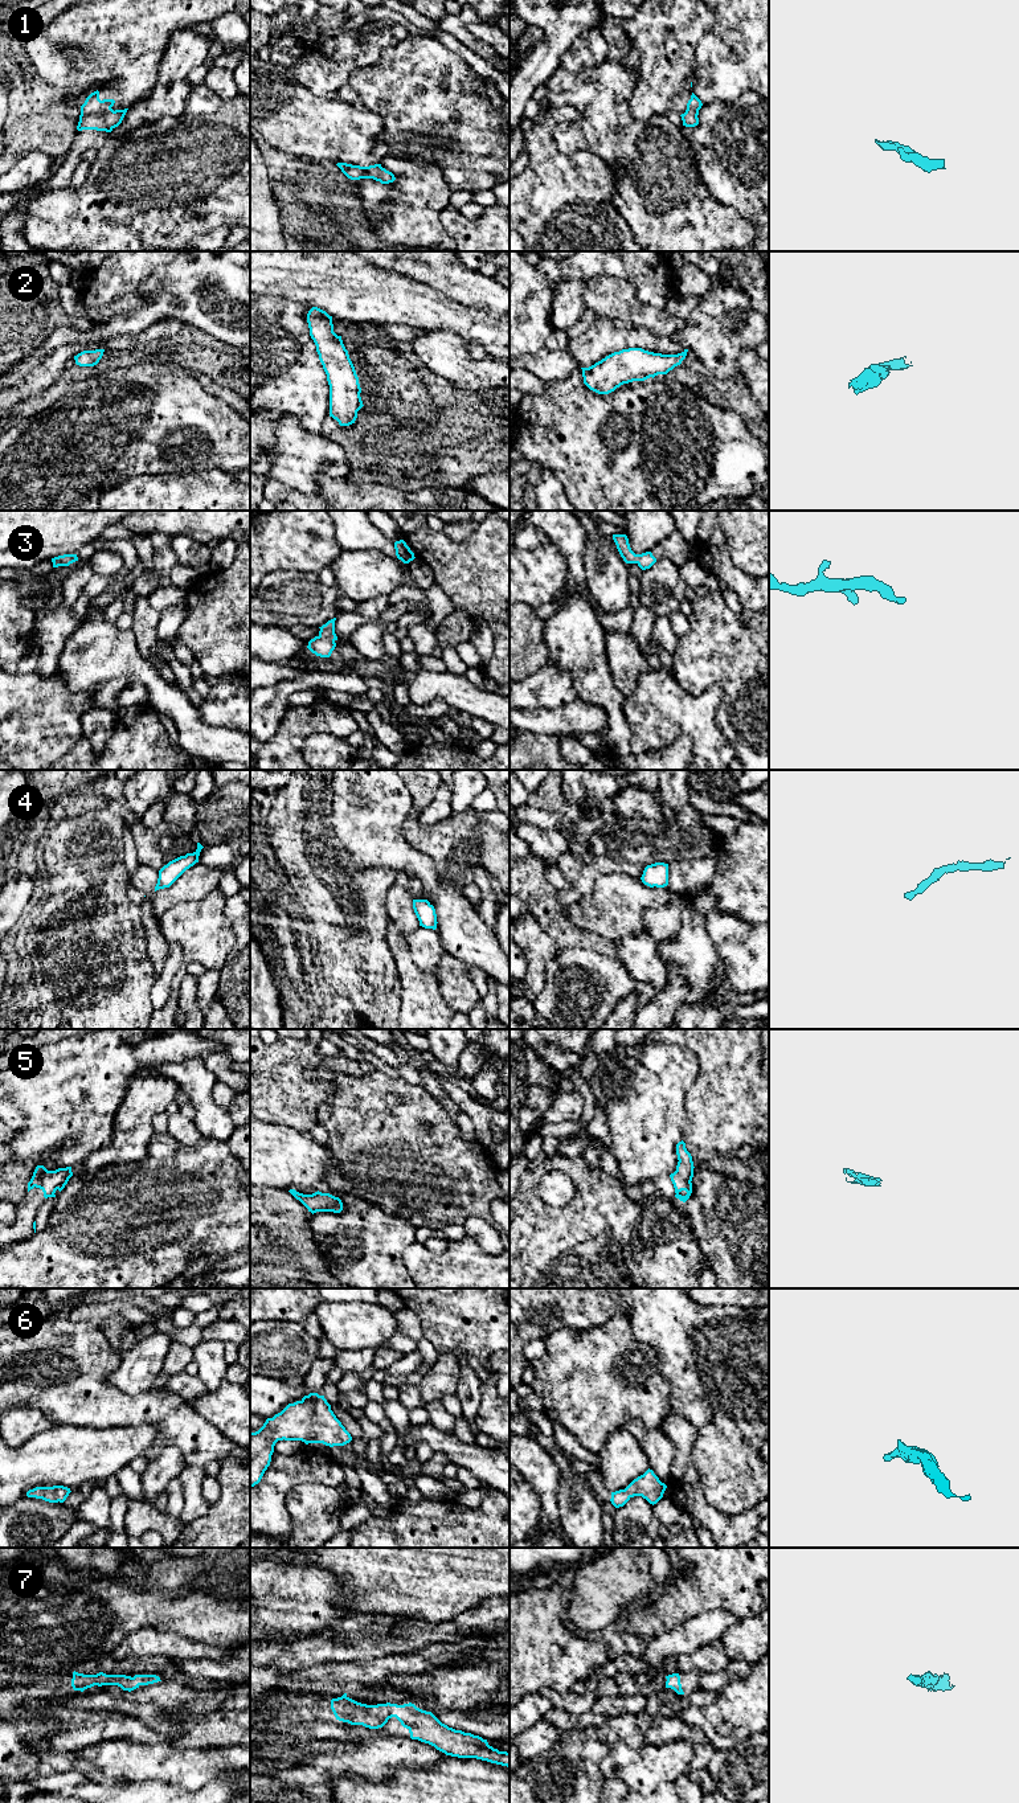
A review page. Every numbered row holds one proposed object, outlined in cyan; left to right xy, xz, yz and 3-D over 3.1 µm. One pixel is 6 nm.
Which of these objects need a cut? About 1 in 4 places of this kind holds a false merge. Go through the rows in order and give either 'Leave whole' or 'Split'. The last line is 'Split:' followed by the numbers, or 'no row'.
1: Leave whole
2: Leave whole
3: Leave whole
4: Leave whole
5: Leave whole
6: Leave whole
7: Leave whole
Split: no row

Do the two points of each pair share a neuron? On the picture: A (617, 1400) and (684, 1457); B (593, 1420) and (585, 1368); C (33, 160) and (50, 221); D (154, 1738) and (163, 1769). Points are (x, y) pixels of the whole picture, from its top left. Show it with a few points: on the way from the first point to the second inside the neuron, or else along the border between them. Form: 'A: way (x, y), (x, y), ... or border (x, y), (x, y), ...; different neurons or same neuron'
A: border (670, 1412), (659, 1427); different neurons
B: way (590, 1406), (589, 1381); same neuron
C: border (27, 188), (13, 192); different neurons
D: border (125, 1738), (132, 1742), (177, 1744), (185, 1746); different neurons

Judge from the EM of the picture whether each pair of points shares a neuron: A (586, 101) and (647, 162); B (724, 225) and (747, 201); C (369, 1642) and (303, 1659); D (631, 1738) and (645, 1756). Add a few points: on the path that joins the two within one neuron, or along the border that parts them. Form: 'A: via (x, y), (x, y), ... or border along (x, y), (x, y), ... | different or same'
A: via (602, 117), (605, 125), (631, 151) | same
B: border along (711, 195), (716, 200), (733, 207), (754, 225) | different
C: via (354, 1642), (340, 1642), (319, 1650) | same
D: border along (645, 1741), (635, 1748), (622, 1741), (610, 1746) | different

